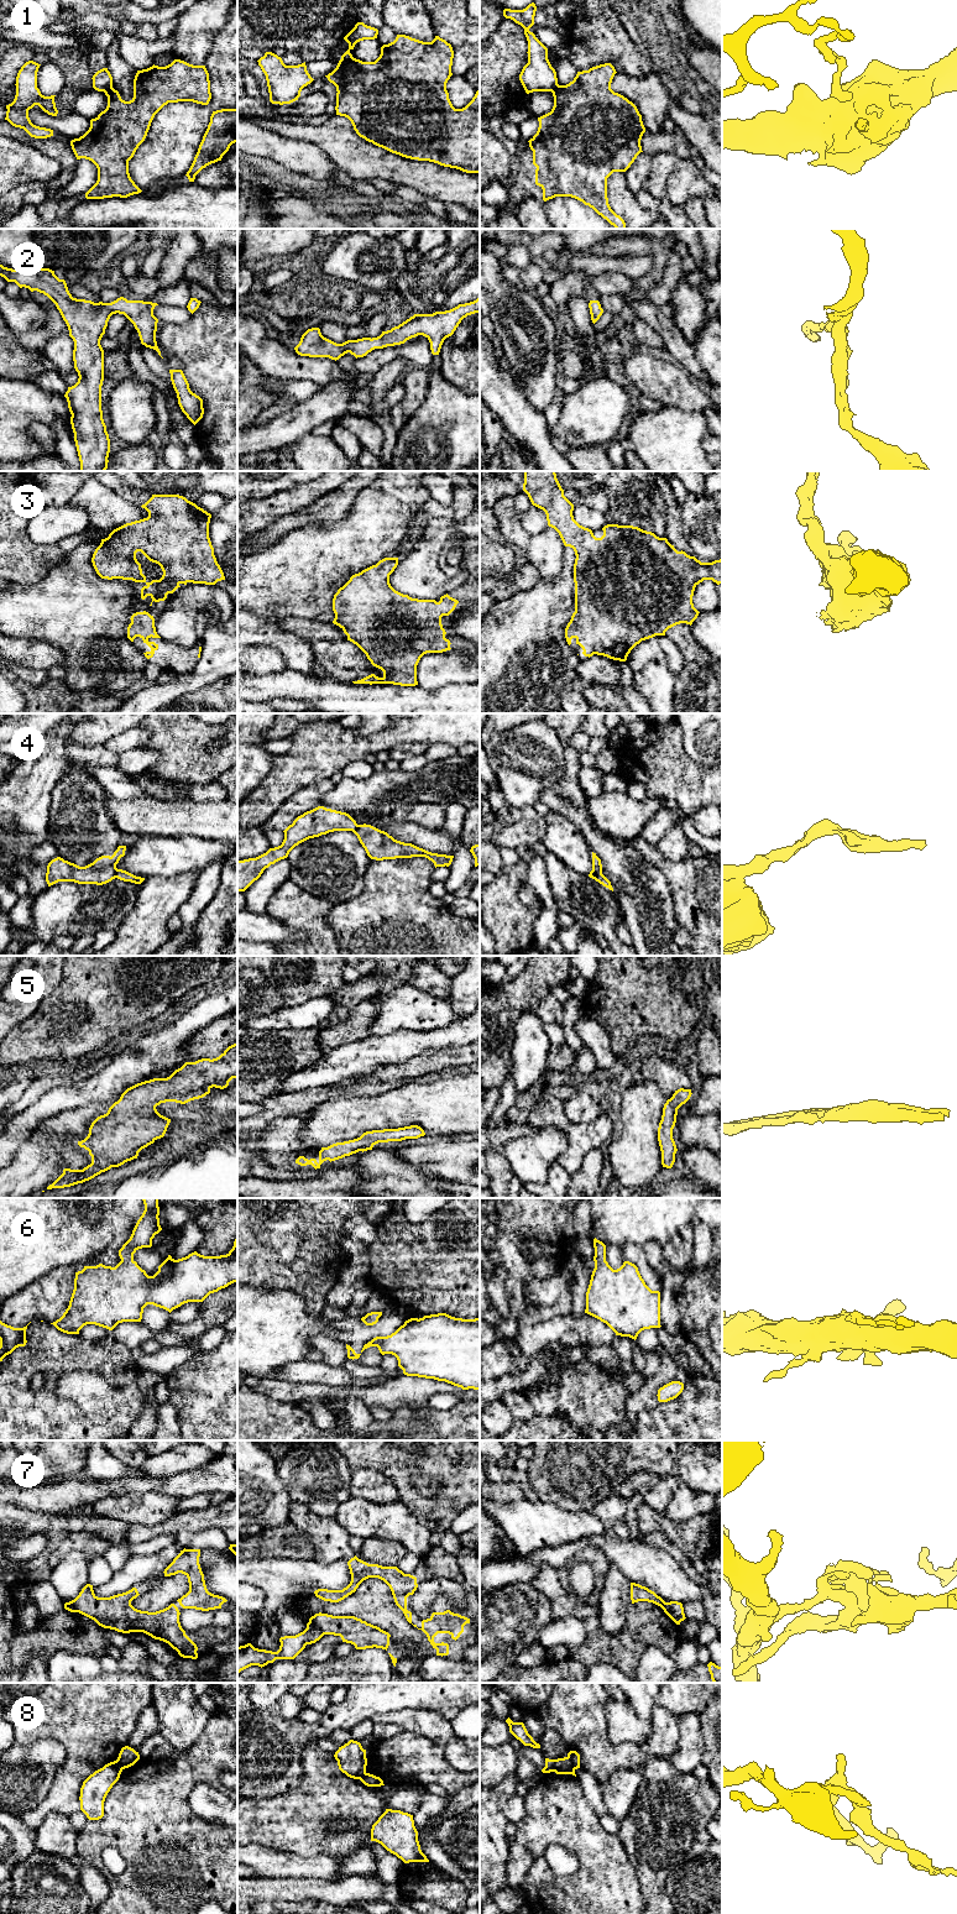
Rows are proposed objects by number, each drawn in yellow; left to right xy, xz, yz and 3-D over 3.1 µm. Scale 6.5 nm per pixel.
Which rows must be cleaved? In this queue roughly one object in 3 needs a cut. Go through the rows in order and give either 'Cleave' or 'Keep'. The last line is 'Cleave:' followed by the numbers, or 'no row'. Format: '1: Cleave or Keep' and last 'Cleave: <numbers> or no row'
1: Cleave
2: Keep
3: Keep
4: Keep
5: Keep
6: Keep
7: Cleave
8: Cleave
Cleave: 1, 7, 8

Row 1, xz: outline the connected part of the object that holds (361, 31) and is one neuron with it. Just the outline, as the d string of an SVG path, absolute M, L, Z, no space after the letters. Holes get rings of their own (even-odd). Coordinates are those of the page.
M357 22L355 27L344 37L344 40L349 43L349 49L341 56L339 63L344 63L352 58L350 51L354 49L357 42L364 40L375 40L377 38L377 35L377 28L367 26L364 22Z

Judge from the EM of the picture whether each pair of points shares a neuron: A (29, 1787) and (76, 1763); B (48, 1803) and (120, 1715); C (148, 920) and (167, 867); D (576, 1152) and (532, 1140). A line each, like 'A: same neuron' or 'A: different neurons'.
A: different neurons
B: same neuron
C: different neurons
D: different neurons

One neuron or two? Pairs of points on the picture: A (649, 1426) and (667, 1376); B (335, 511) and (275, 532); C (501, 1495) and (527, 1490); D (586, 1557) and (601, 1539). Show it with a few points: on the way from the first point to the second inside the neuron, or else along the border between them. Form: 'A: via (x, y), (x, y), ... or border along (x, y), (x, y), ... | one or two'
A: border along (659, 1402), (649, 1408), (641, 1410), (634, 1422) | two
B: via (320, 512), (289, 523) | one
C: via (507, 1491), (521, 1490) | one
D: border along (573, 1558), (586, 1547), (596, 1546), (611, 1563) | two

